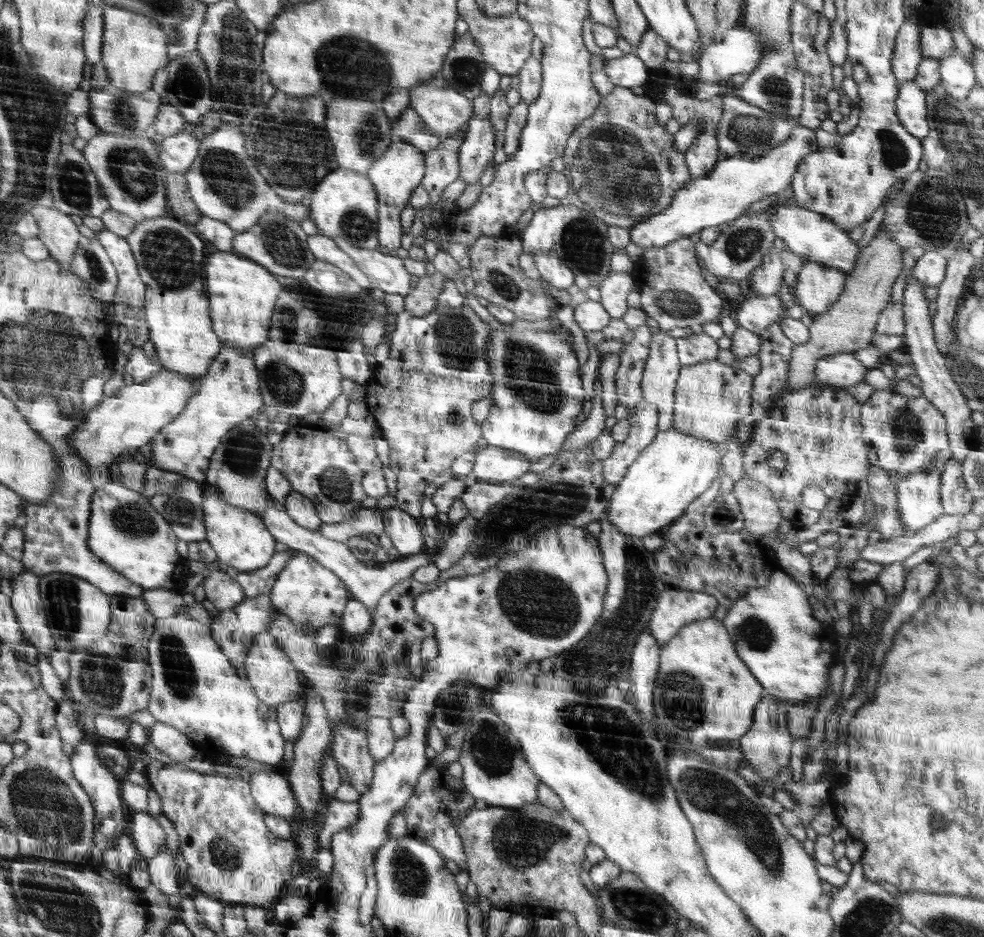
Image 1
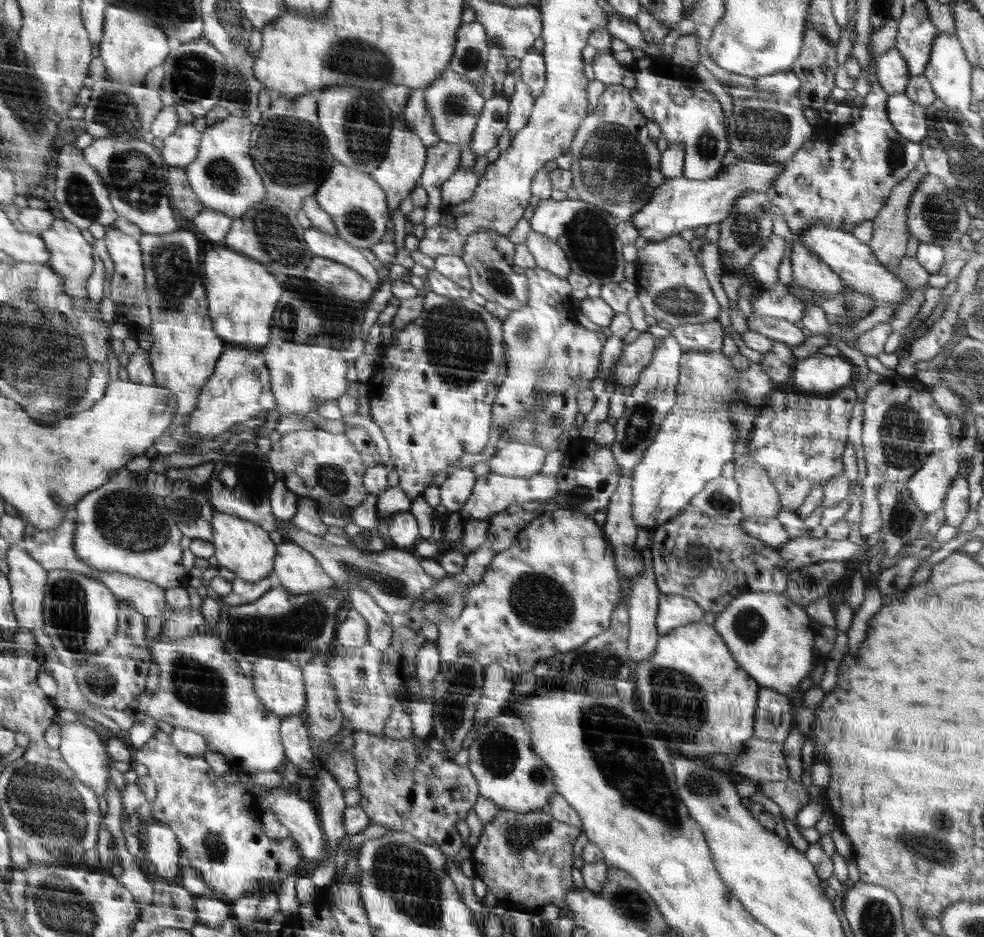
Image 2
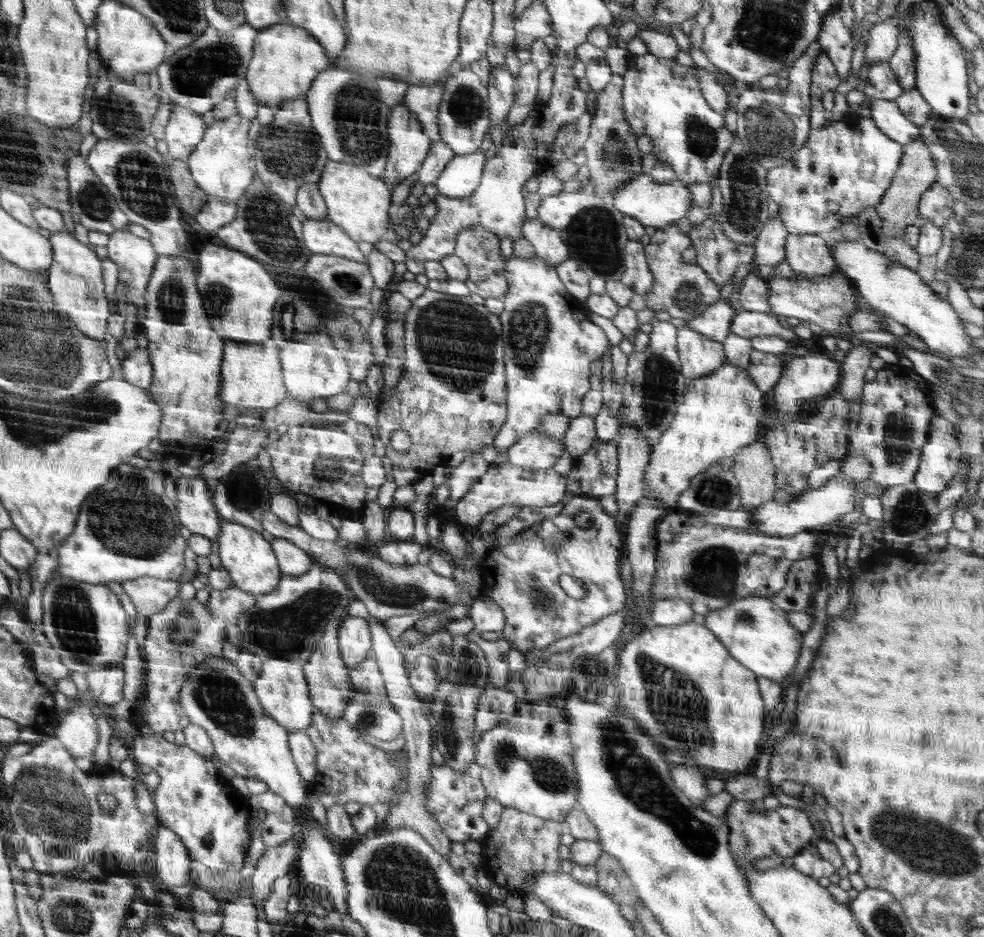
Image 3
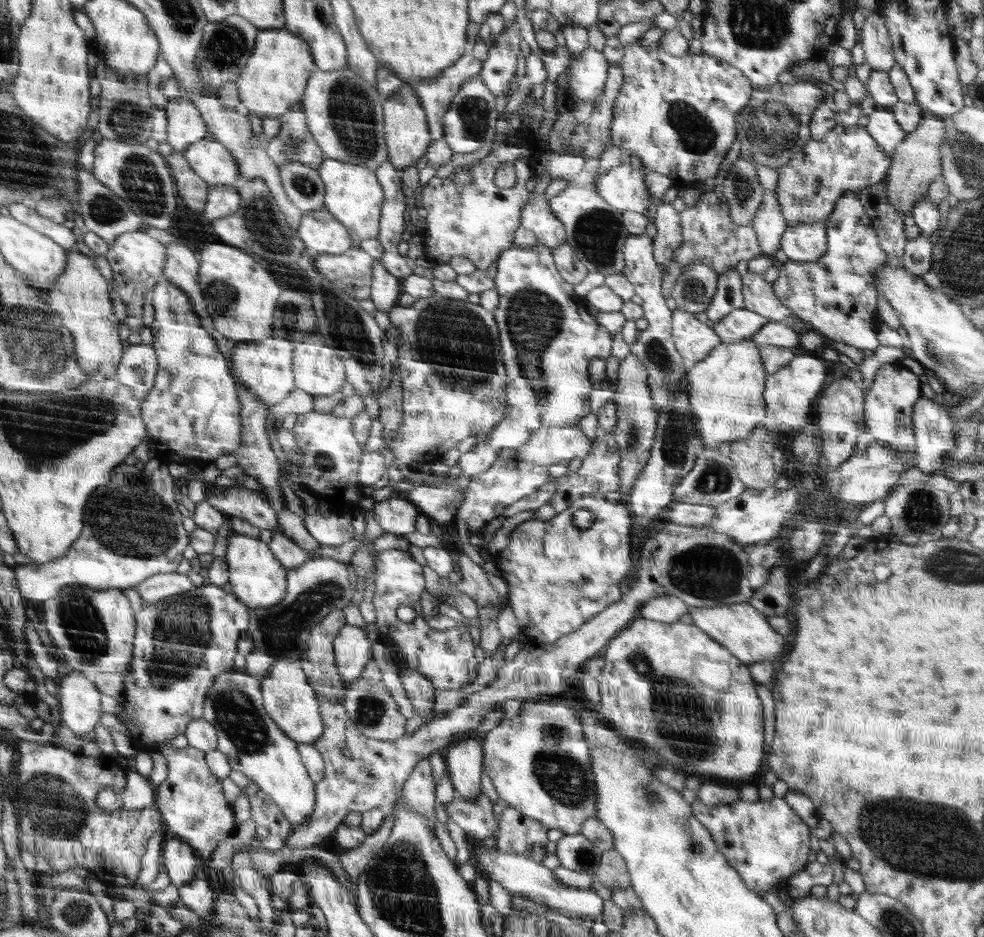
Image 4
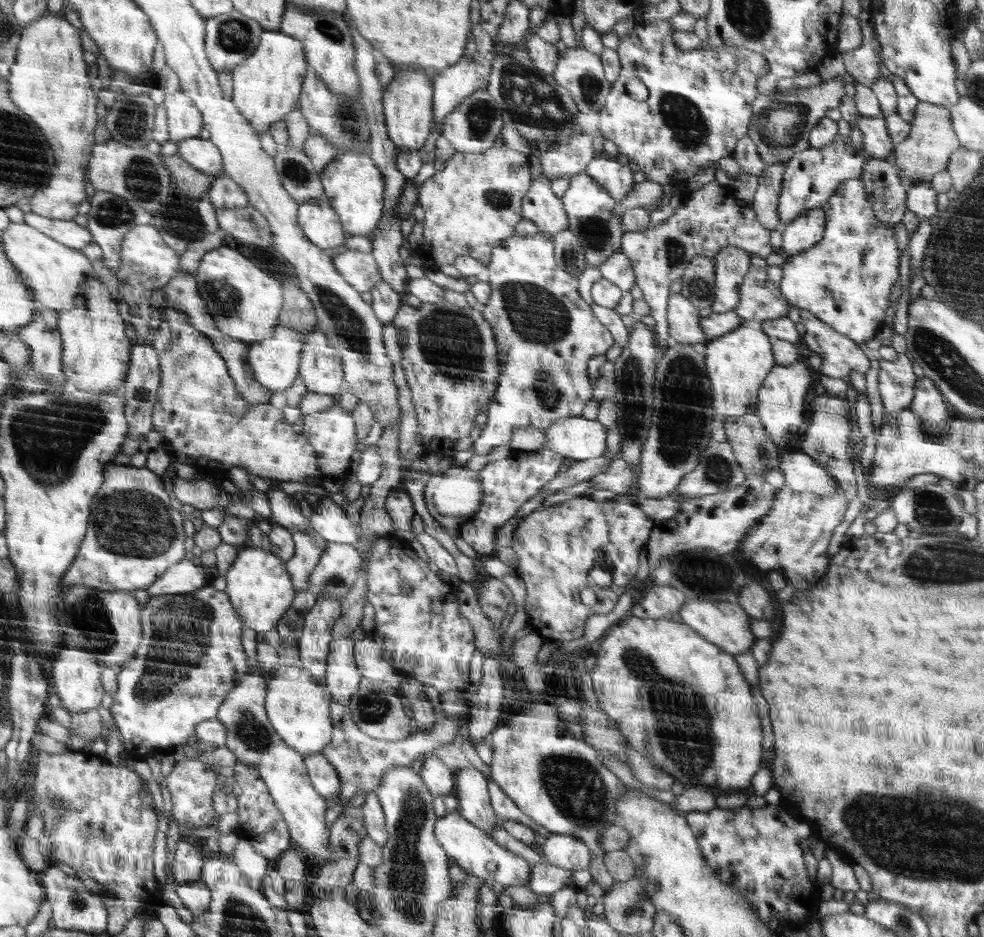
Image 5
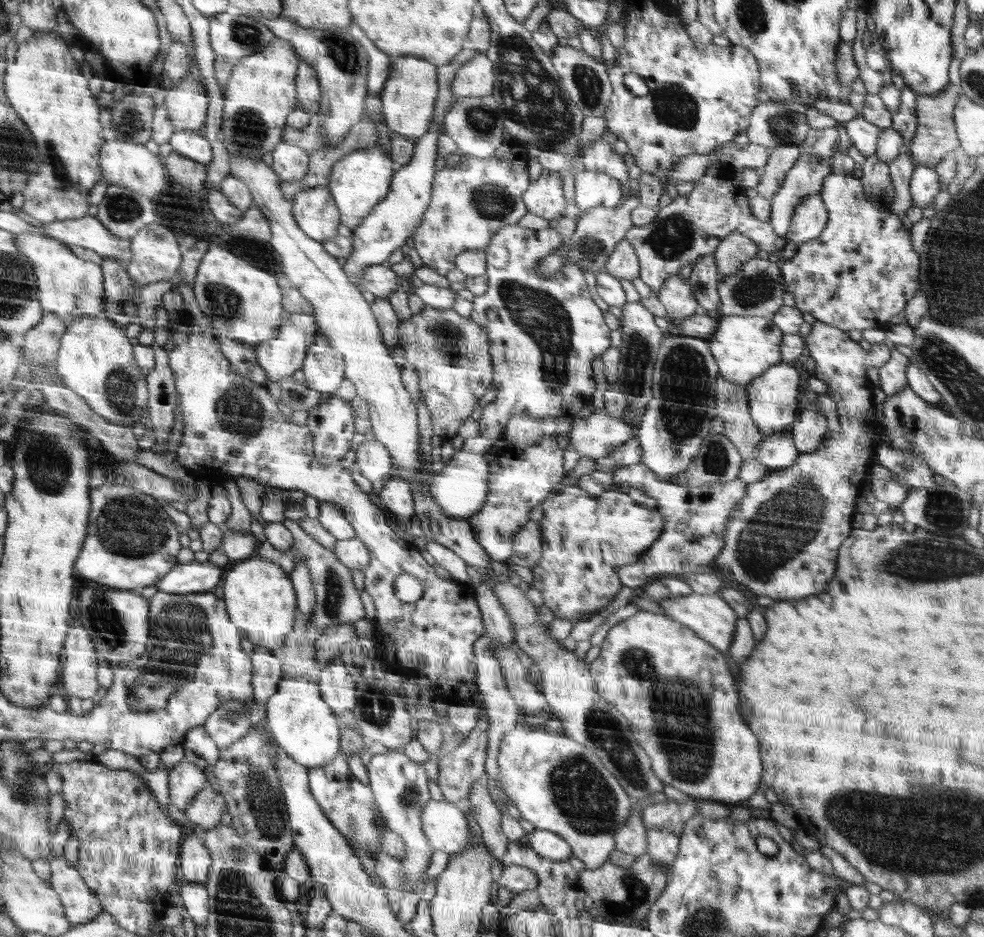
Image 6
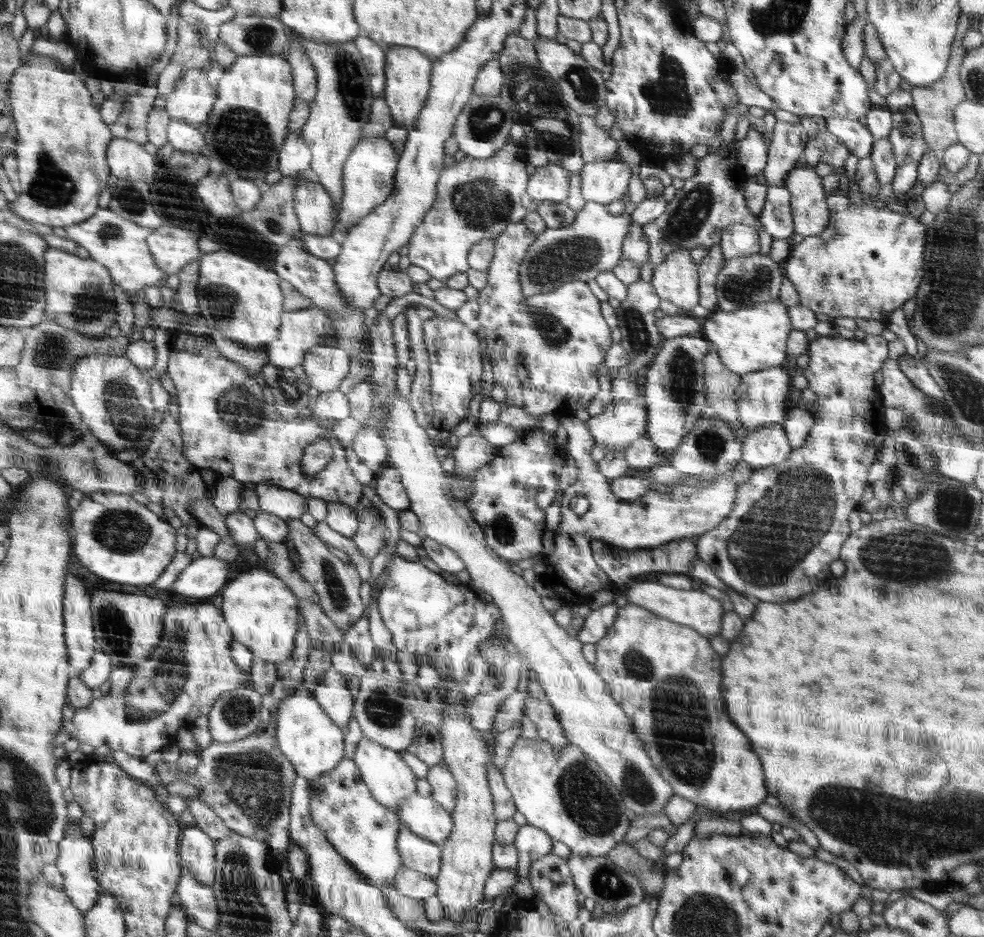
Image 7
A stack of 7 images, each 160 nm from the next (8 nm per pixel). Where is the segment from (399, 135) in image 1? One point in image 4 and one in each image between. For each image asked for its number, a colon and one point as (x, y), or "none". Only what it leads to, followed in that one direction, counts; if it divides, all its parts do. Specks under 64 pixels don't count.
2: (416, 114)
3: (423, 100)
4: (436, 94)

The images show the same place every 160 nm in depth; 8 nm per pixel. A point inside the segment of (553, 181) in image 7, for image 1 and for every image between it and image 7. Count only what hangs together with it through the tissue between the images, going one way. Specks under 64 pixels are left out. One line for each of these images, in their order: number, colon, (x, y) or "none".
1: (554, 270)
2: (549, 255)
3: (548, 243)
4: (537, 215)
5: (545, 209)
6: (544, 197)

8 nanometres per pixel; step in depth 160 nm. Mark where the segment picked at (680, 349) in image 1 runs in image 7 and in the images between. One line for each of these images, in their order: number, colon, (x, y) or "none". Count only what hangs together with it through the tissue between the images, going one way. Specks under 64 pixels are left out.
2: (708, 336)
3: (714, 323)
4: (729, 297)
5: (732, 263)
6: (735, 249)
7: (739, 240)

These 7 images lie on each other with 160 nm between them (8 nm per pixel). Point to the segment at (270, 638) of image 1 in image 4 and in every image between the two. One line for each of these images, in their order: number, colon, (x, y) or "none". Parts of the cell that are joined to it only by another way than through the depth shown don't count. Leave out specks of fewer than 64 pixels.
2: (278, 683)
3: (284, 695)
4: (289, 699)

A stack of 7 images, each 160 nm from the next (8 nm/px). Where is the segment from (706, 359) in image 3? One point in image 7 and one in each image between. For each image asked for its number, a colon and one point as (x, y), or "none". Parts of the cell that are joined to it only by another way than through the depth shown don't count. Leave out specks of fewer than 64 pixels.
4: (695, 339)
5: (685, 323)
6: (680, 303)
7: (677, 279)

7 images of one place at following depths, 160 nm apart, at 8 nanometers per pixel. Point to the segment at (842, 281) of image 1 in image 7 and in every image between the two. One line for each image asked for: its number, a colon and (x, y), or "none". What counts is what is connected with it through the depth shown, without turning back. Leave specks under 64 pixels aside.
2: (809, 271)
3: (809, 255)
4: (803, 242)
5: (806, 230)
6: (810, 216)
7: (810, 214)

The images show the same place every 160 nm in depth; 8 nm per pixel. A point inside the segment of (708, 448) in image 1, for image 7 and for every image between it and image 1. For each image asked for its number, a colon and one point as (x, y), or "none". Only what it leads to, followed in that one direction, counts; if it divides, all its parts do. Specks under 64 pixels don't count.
2: (690, 449)
3: (720, 413)
4: (726, 389)
5: (737, 363)
6: (744, 347)
7: (753, 338)

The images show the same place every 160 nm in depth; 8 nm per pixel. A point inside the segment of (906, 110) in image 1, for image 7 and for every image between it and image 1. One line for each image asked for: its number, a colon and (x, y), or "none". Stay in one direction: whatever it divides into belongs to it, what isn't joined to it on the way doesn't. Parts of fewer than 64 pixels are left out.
2: (908, 118)
3: (886, 115)
4: (882, 126)
5: (877, 144)
6: (863, 135)
7: (858, 140)

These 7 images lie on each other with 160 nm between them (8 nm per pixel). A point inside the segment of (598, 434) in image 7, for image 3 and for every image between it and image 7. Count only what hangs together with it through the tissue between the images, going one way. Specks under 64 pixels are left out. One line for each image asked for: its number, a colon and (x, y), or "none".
3: (537, 451)
4: (558, 444)
5: (577, 438)
6: (597, 436)

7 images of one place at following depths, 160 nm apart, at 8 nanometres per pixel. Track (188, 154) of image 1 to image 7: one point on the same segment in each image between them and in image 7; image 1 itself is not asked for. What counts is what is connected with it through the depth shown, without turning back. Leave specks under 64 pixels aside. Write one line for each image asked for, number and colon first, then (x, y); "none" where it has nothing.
2: (179, 149)
3: (183, 133)
4: (185, 127)
5: (184, 119)
6: (186, 103)
7: (191, 101)

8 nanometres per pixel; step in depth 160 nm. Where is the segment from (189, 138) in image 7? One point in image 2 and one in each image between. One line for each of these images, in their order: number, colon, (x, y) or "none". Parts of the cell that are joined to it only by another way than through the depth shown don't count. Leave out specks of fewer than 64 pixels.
2: (225, 178)
3: (221, 165)
4: (213, 162)
5: (204, 155)
6: (191, 144)

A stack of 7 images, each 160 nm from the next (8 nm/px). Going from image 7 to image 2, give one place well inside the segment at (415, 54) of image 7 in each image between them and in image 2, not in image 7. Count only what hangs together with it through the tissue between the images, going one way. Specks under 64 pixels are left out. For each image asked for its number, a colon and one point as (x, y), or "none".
2: (399, 172)
3: (410, 145)
4: (407, 129)
5: (408, 98)
6: (408, 97)

